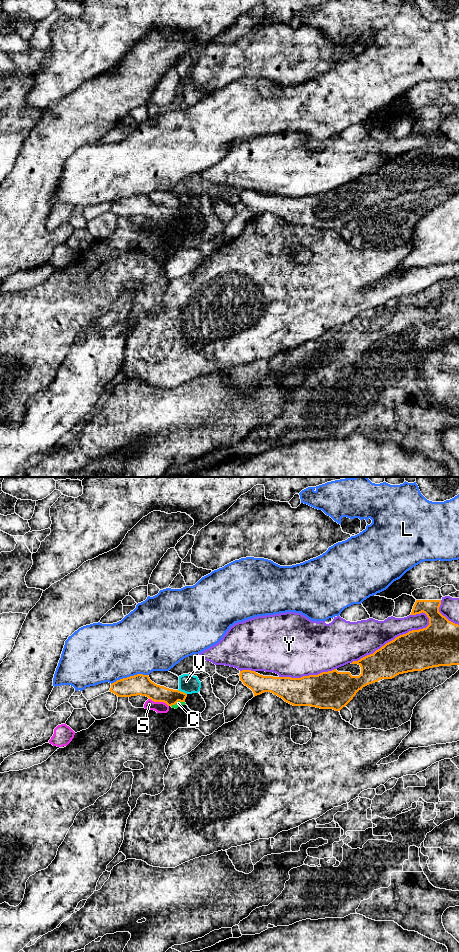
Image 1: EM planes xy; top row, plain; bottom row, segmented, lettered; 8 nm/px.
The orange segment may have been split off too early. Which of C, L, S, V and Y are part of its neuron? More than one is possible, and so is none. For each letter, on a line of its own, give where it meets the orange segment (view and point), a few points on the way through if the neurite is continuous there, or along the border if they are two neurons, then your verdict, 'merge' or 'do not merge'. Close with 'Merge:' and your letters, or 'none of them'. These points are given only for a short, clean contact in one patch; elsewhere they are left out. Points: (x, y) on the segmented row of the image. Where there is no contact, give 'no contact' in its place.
C: meets orange in xy at (177, 701); do not merge
L: meets orange in xy at (130, 676); do not merge
S: meets orange in xy at (159, 701); do not merge
V: meets orange in xy at (182, 692); do not merge
Y: meets orange in xy at (392, 640); do not merge
Merge: none of them

